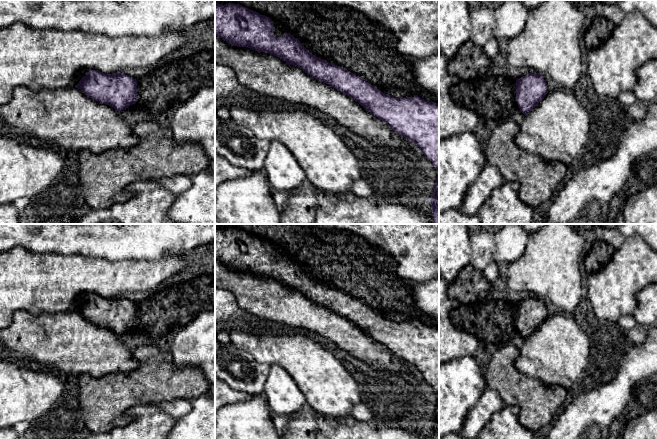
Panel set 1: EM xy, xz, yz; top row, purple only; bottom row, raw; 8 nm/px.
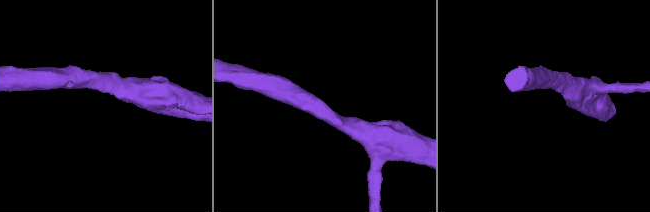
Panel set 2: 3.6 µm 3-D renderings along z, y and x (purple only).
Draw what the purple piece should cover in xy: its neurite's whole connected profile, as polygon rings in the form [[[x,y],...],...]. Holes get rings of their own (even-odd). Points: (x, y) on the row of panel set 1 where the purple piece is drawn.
[[[90,70],[75,87],[119,113],[137,102],[137,80],[121,72],[105,74]]]

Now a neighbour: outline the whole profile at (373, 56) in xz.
[[[215,0],[215,3],[239,4],[269,17],[275,28],[298,38],[300,43],[316,57],[346,68],[391,97],[419,96],[425,101],[439,103],[434,94],[417,85],[412,70],[412,64],[416,59],[396,51],[374,24],[357,11],[338,5],[299,0]]]

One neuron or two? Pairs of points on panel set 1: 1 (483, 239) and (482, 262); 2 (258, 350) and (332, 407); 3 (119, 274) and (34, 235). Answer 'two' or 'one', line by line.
1: one
2: one
3: two

